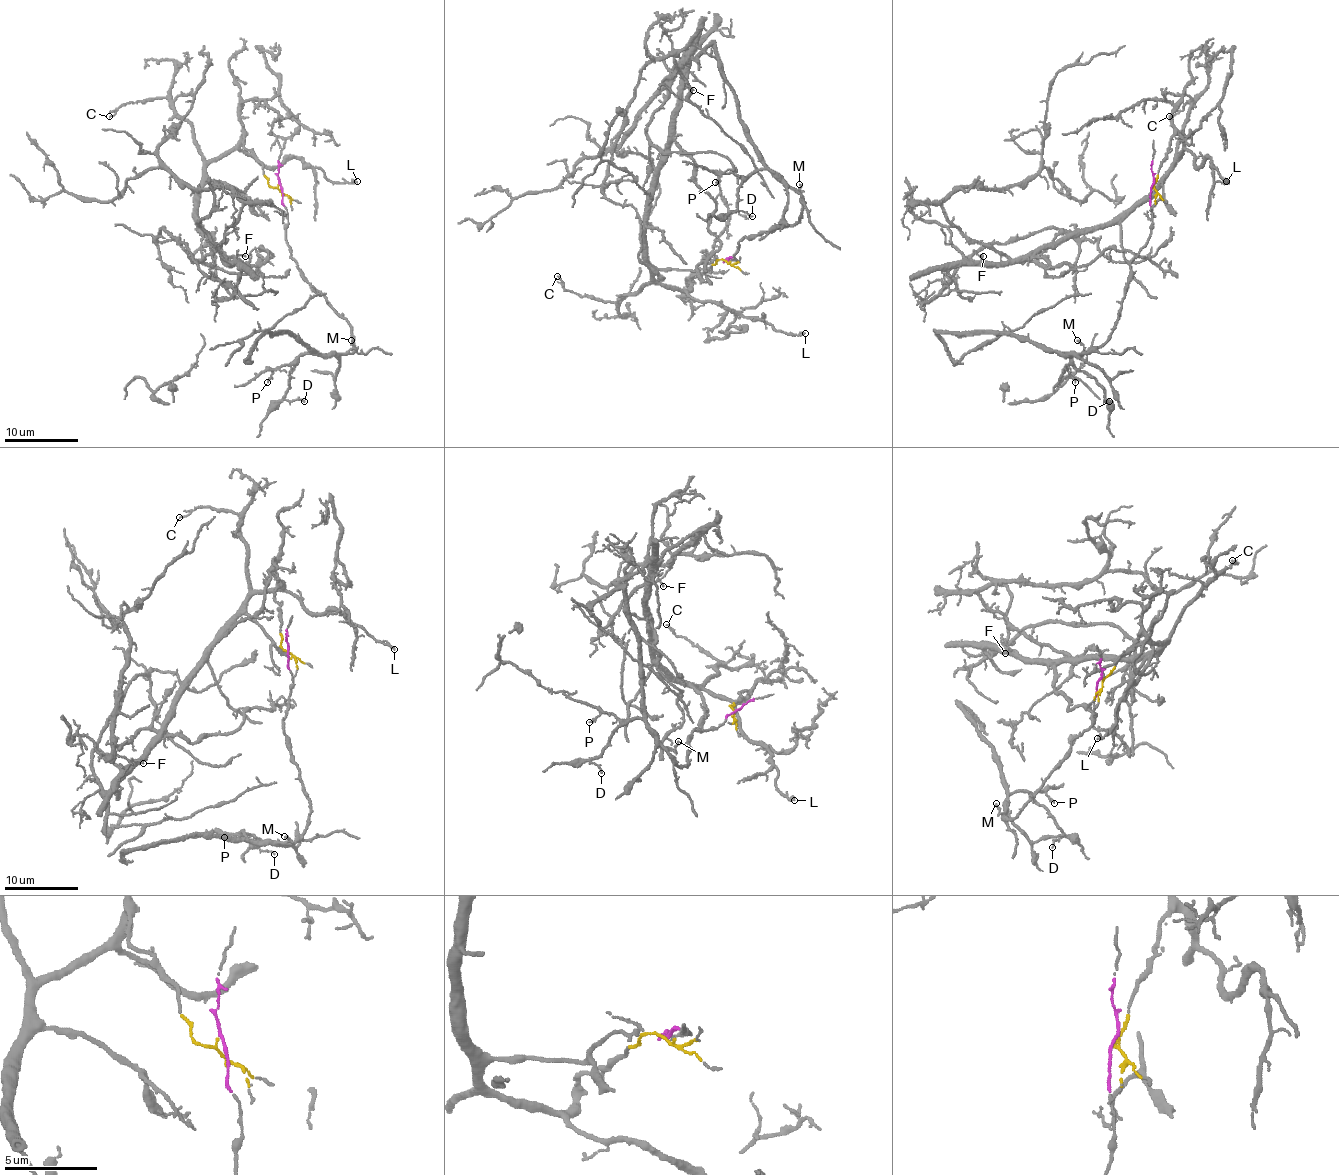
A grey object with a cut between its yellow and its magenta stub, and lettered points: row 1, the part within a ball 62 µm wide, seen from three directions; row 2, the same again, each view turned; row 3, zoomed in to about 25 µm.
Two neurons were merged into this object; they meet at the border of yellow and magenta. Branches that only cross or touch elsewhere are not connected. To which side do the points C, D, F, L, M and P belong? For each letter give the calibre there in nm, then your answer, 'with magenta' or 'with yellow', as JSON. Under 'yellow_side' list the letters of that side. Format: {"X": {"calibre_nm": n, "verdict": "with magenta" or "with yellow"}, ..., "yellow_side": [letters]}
{"C": {"calibre_nm": 120, "verdict": "with yellow"}, "D": {"calibre_nm": 80, "verdict": "with magenta"}, "F": {"calibre_nm": 100, "verdict": "with yellow"}, "L": {"calibre_nm": 180, "verdict": "with yellow"}, "M": {"calibre_nm": 150, "verdict": "with magenta"}, "P": {"calibre_nm": 120, "verdict": "with magenta"}, "yellow_side": ["C", "F", "L"]}

